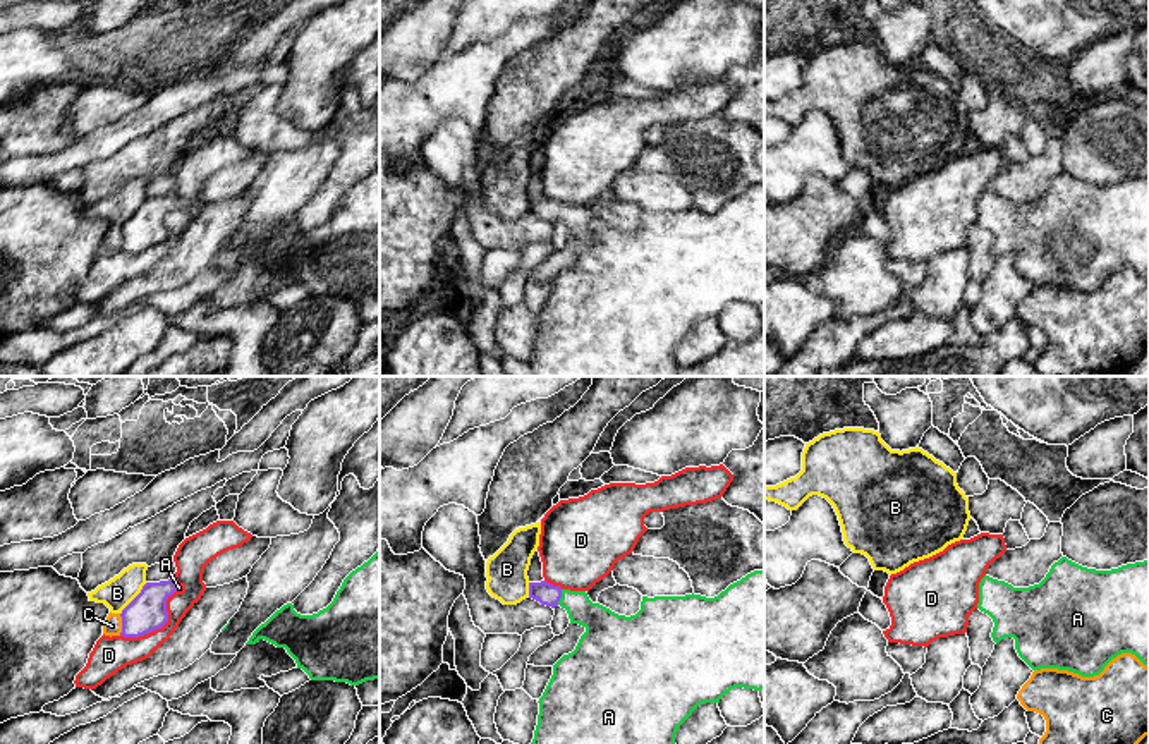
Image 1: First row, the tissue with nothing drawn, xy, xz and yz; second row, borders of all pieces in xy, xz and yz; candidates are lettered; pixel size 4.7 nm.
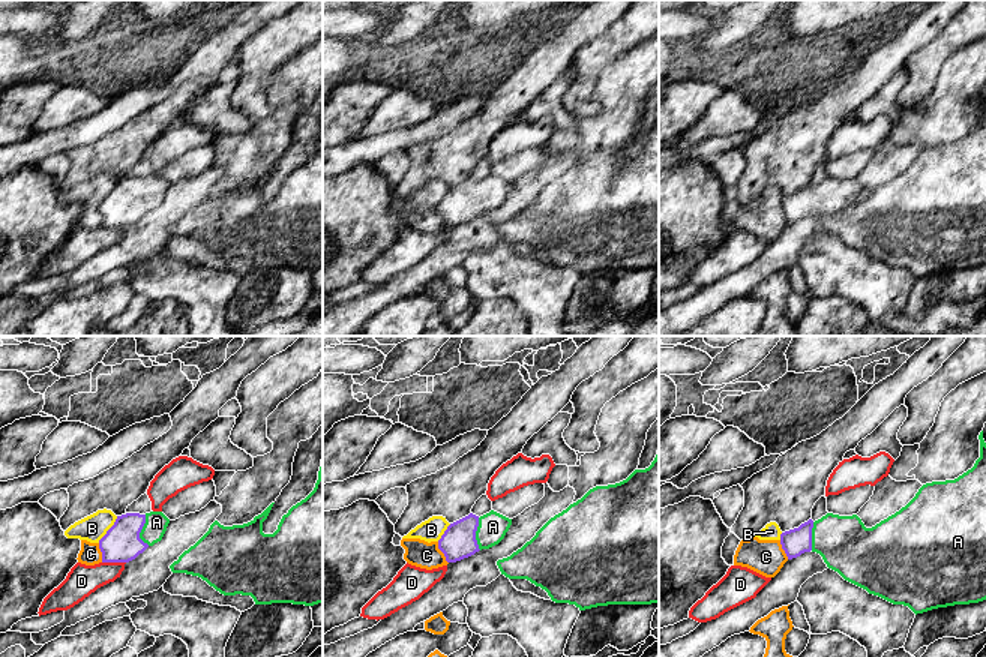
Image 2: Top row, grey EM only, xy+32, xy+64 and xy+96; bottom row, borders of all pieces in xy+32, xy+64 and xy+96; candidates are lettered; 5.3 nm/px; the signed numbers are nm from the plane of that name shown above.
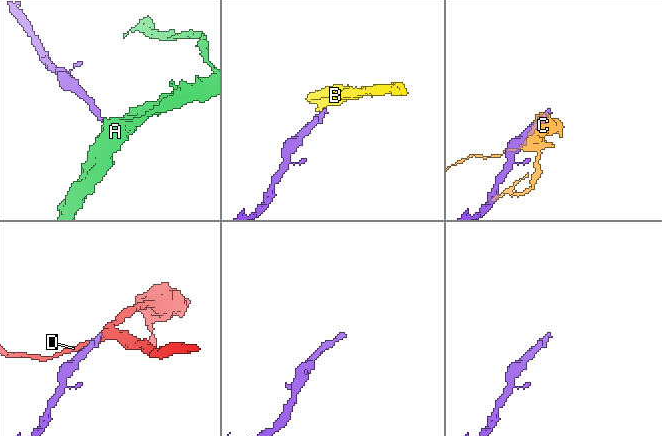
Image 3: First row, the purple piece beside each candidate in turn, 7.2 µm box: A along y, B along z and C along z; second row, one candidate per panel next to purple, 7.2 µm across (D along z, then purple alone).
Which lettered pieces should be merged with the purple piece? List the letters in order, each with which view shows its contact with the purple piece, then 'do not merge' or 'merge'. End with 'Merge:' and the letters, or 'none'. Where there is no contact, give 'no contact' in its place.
A: contact in xz; merge
B: contact in xy; do not merge
C: contact in xy; do not merge
D: contact in xy; do not merge
Merge: A

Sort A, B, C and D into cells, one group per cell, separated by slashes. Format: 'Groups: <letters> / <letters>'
Groups: A / B C / D

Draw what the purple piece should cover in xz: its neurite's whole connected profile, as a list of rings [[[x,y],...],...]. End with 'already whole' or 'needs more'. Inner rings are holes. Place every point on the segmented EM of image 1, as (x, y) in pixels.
[[[754,570],[714,598],[701,595],[642,596],[641,610],[625,617],[593,603],[586,591],[570,591],[546,581],[529,582],[529,598],[567,610],[570,624],[586,629],[575,649],[553,665],[539,698],[539,715],[531,744],[675,744],[678,727],[704,703],[735,687],[764,689],[764,570]]]; needs more

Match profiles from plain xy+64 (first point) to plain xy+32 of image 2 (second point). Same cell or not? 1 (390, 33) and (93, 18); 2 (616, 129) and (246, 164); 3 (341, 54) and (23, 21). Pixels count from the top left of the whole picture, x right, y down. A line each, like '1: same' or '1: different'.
1: same
2: same
3: different

